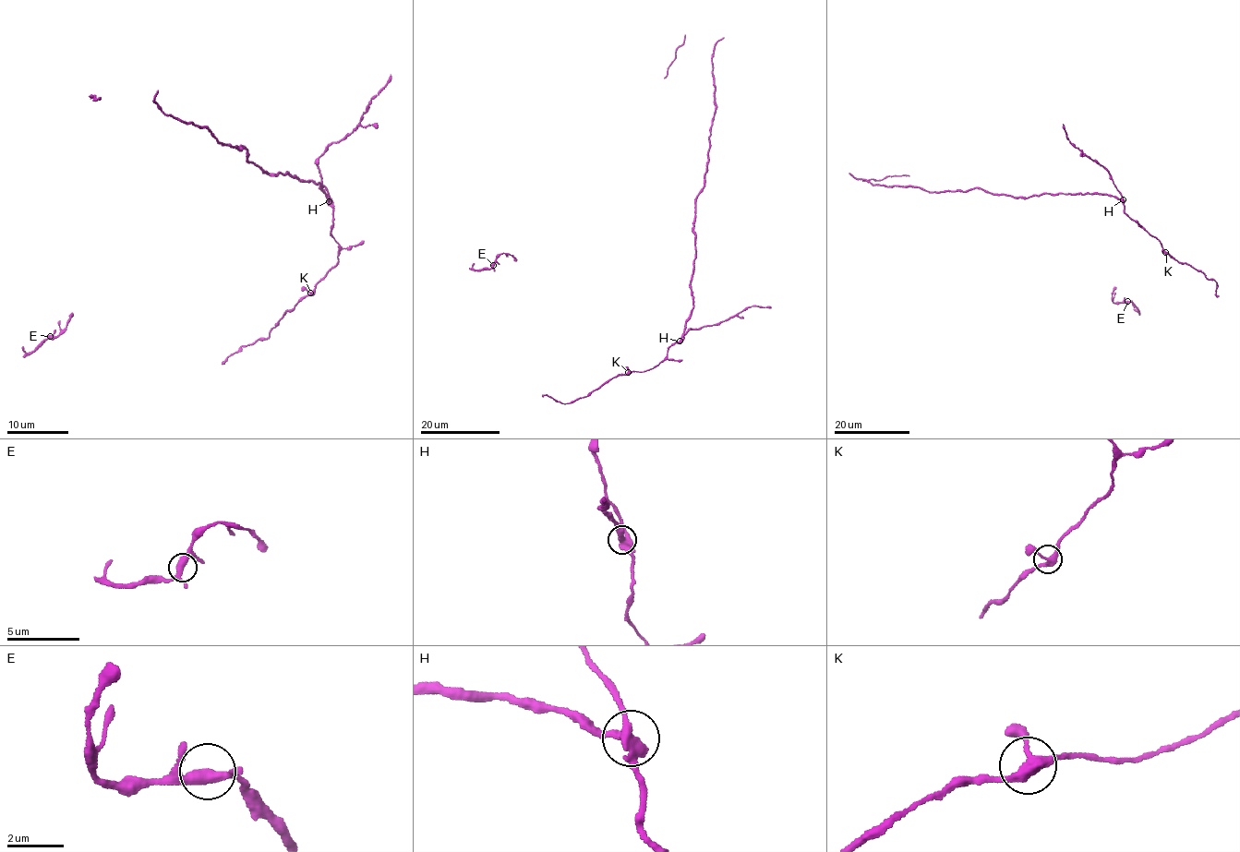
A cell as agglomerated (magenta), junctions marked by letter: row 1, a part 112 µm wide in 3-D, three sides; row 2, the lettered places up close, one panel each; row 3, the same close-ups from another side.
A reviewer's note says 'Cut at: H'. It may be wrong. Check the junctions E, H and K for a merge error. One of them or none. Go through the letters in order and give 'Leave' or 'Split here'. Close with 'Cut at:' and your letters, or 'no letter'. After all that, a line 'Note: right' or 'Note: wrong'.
E: Leave
H: Split here
K: Leave
Cut at: H
Note: right

